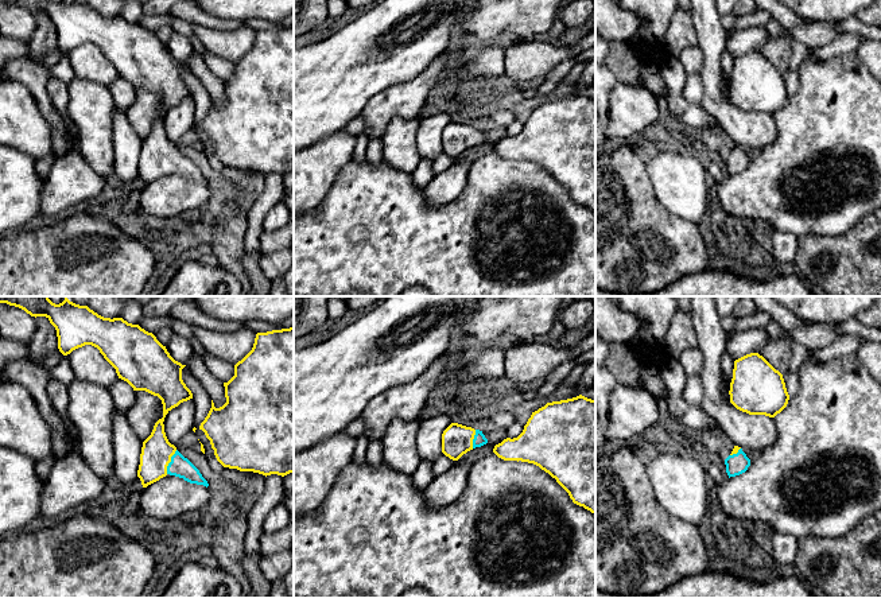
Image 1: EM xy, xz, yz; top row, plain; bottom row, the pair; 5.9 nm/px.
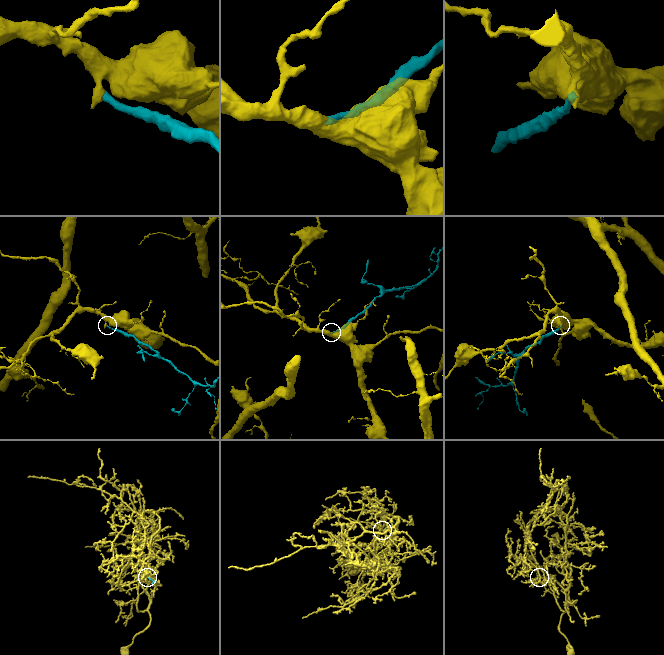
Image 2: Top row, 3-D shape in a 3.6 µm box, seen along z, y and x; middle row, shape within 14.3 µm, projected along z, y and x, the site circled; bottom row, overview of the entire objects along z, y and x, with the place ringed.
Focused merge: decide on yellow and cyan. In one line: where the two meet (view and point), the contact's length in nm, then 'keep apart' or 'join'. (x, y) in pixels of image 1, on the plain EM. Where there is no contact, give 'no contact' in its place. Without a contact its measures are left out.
xy (170, 159) | 160 nm | join

